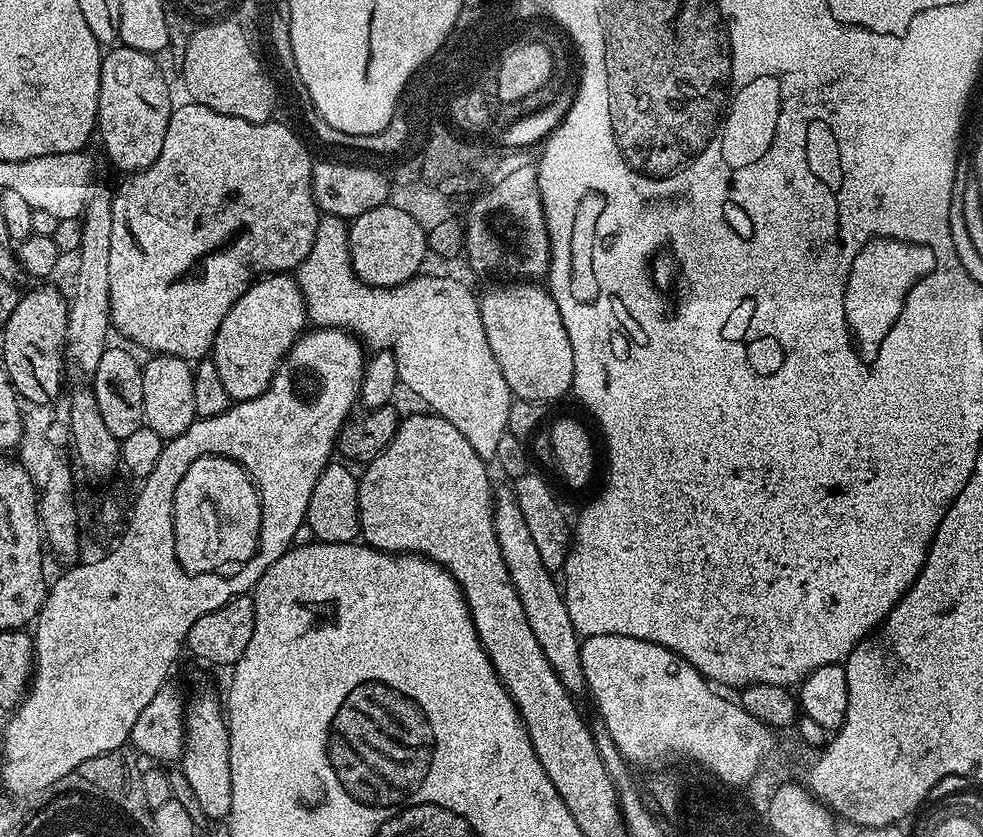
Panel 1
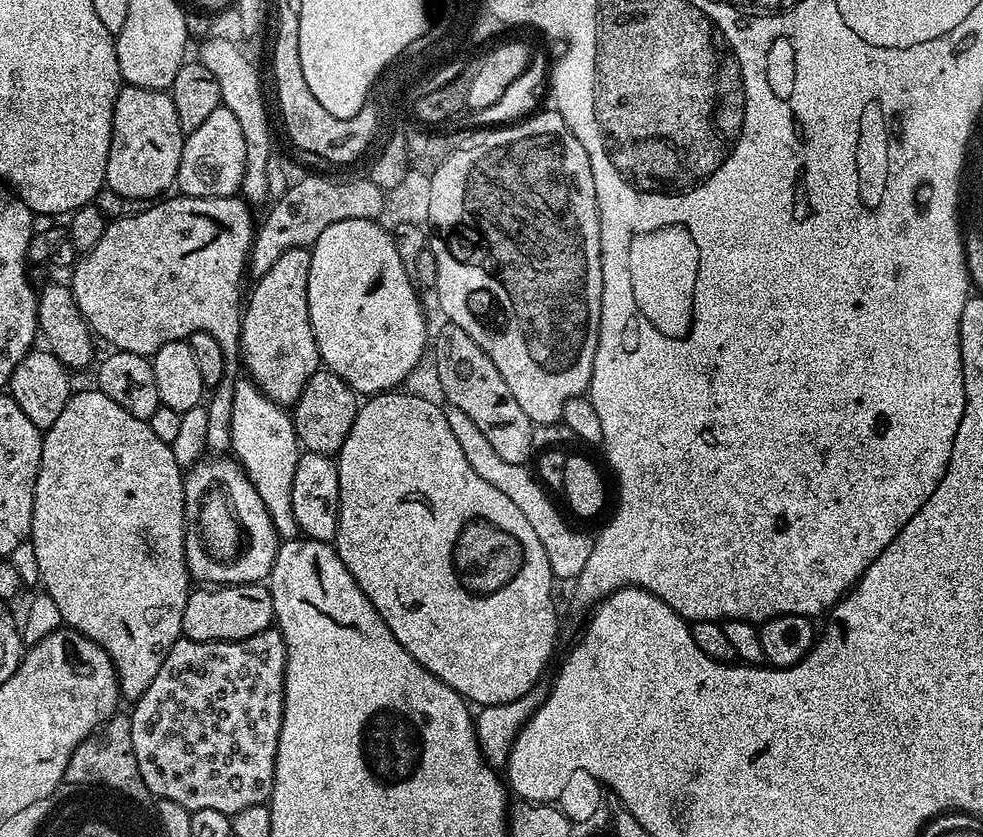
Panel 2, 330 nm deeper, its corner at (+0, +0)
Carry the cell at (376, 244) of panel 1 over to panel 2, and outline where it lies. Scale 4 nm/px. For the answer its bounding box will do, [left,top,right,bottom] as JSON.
[308,220,430,398]

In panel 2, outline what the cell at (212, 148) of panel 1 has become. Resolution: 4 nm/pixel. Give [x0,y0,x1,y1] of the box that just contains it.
[175,107,246,196]

